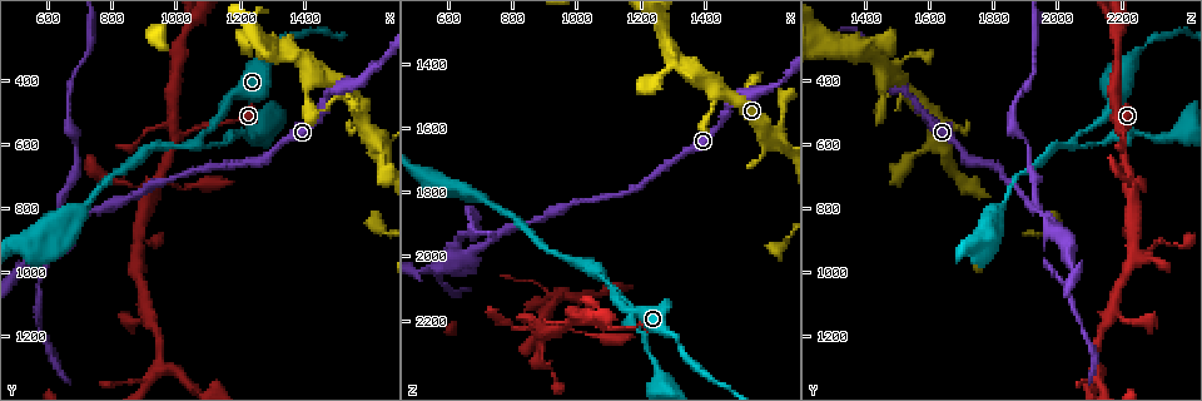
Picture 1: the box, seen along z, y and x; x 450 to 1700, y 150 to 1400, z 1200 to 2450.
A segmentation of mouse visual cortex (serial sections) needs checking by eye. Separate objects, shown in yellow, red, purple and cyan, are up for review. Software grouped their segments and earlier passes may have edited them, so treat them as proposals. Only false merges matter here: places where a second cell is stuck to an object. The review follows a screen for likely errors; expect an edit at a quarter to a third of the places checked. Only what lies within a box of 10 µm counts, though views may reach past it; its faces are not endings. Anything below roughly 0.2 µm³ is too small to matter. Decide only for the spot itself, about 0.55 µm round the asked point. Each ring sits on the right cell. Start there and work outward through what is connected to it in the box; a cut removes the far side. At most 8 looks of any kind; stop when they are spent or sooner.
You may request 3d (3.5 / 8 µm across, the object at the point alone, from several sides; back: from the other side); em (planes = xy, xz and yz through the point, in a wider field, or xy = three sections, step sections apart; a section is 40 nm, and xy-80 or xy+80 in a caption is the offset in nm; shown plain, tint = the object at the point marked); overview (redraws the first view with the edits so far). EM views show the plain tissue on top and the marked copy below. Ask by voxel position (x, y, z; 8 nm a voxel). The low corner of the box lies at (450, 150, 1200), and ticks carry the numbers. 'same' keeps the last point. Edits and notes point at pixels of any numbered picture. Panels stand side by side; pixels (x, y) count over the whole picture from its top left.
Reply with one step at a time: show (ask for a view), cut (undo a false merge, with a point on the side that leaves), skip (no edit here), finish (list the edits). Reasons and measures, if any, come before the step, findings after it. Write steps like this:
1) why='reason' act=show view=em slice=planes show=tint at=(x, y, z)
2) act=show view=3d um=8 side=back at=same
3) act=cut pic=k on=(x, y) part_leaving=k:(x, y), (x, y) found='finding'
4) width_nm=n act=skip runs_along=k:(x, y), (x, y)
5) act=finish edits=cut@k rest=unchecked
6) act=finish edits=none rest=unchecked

why='narrows sharply' act=show view=3d um=8 side=back at=(1320, 300, 2270)

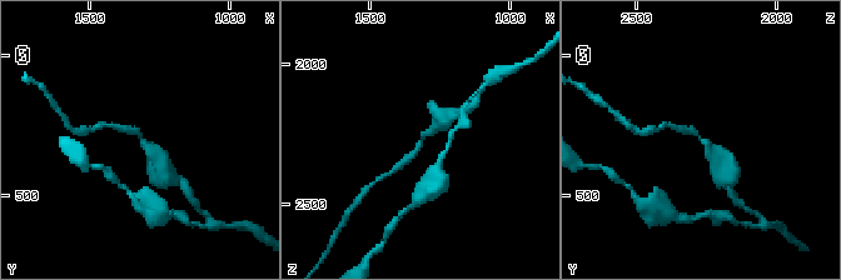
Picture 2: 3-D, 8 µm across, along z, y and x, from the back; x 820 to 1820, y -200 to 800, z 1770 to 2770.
why='closer look' act=show view=3d um=3.5 at=same

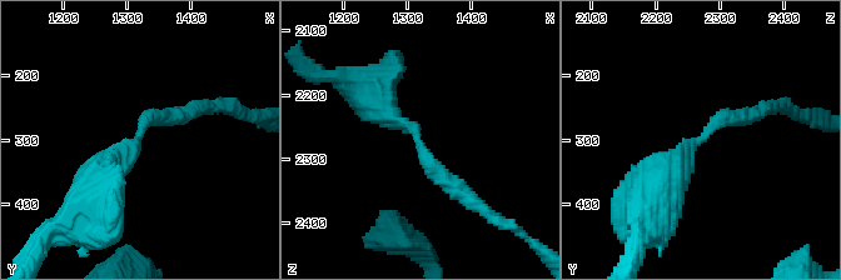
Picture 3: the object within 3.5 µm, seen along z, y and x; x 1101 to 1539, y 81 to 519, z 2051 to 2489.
arm_widths_nm=200,450 act=show view=em slice=xy step=3 show=tint at=(1320, 300, 2275)

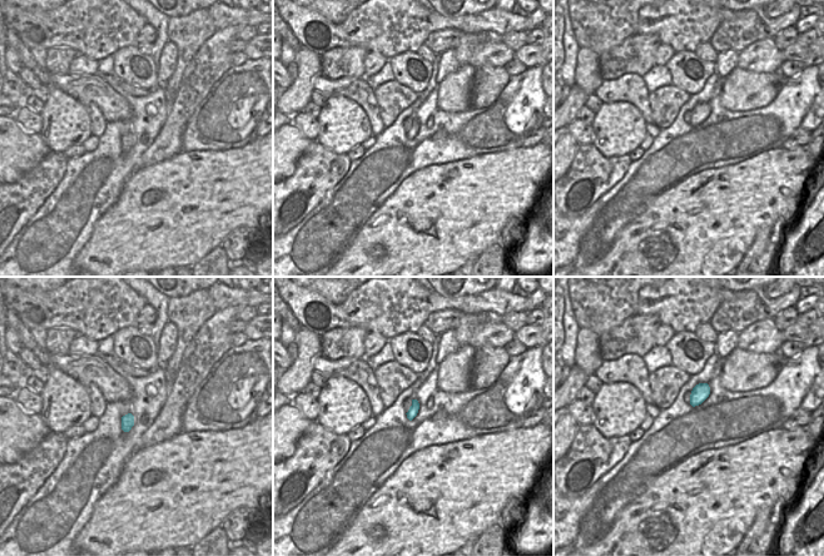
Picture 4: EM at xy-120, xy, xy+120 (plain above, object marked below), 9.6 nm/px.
act=skip runs_along=3:(368, 90), (468, 199) found='continuous, no second cell'

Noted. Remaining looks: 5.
why='a fork' act=show view=3d um=3.5 at=(1040, 240, 2190)

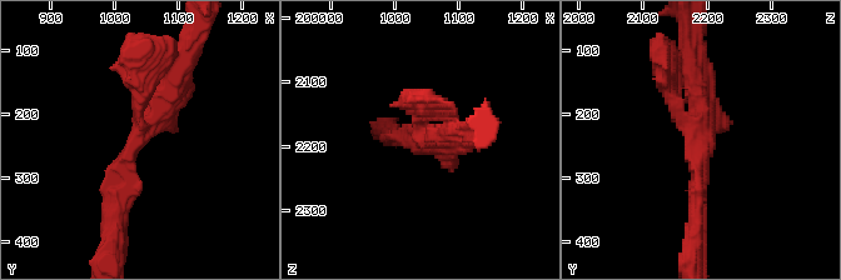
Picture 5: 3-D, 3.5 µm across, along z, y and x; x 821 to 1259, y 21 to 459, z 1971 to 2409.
arms=3 arm_widths_nm=200,200,300 why='need the tissue' act=show view=em slice=xy step=1 show=tint at=(1045, 230, 2185)

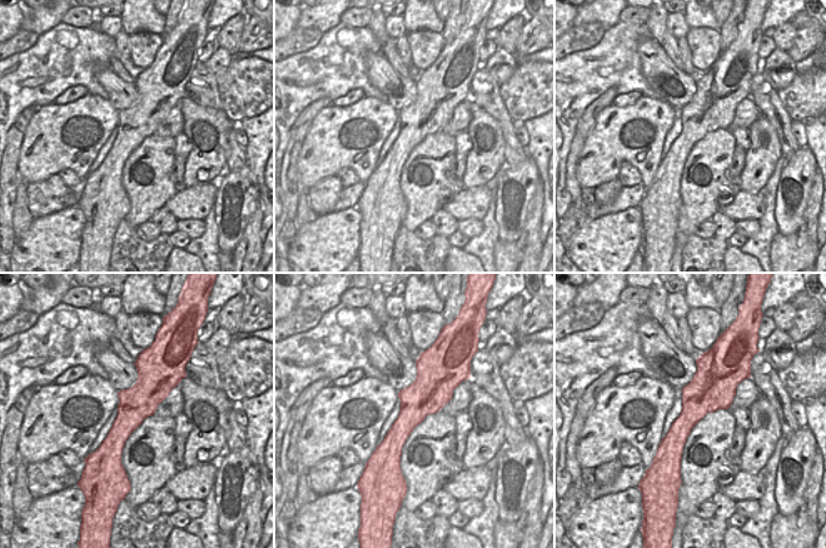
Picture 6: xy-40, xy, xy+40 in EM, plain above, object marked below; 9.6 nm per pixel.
width_nm=380 act=skip runs_along=6:(142, 359), (118, 464) found='one cell here'

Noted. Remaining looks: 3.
why='calibre changes' act=show view=3d um=3.5 at=(640, 870, 2000)

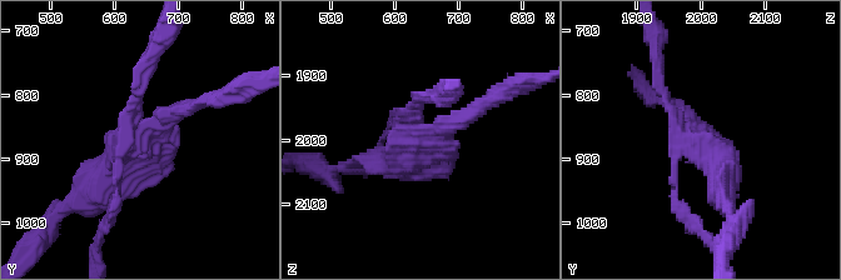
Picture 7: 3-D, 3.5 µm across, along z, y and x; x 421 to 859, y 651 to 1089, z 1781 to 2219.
why='need the tissue' act=show view=em slice=xy step=1 show=tint at=(645, 870, 2005)

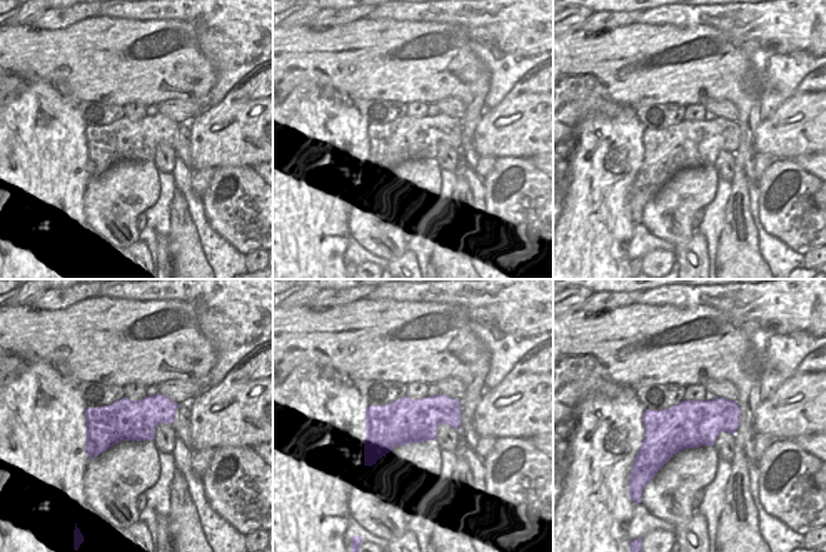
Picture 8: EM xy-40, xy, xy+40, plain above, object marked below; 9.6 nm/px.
act=cut pic=7 on=(140, 88) part_leaving=7:(128, 134), (139, 73), (165, 34) found='two cells meet here'

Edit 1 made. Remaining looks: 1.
act=finish edits=cut@7 rest=unchecked

